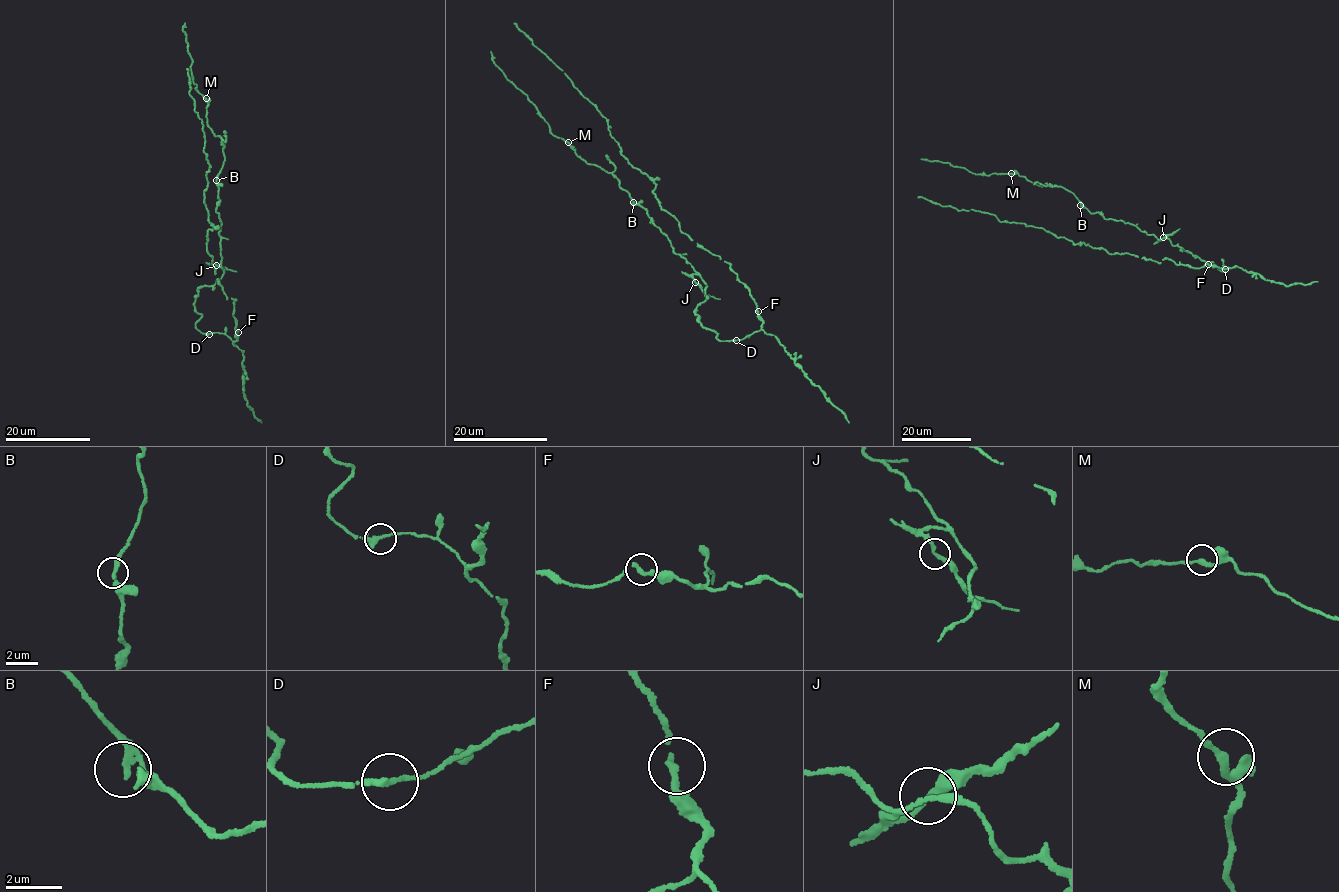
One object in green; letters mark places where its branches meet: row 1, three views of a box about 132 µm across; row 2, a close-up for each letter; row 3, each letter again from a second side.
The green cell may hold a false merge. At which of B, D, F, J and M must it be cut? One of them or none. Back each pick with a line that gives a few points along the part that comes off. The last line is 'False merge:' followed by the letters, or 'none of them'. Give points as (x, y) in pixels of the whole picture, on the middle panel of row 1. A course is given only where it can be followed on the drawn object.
J: foreign part runs (695, 282), (705, 294), (720, 299)
False merge: J

